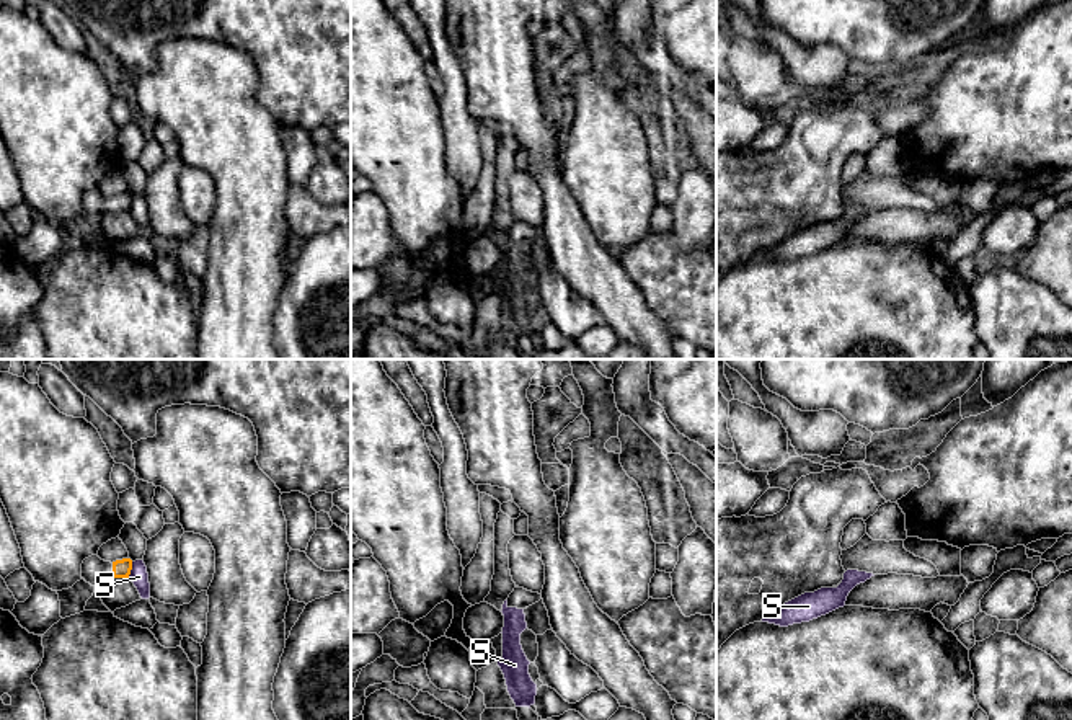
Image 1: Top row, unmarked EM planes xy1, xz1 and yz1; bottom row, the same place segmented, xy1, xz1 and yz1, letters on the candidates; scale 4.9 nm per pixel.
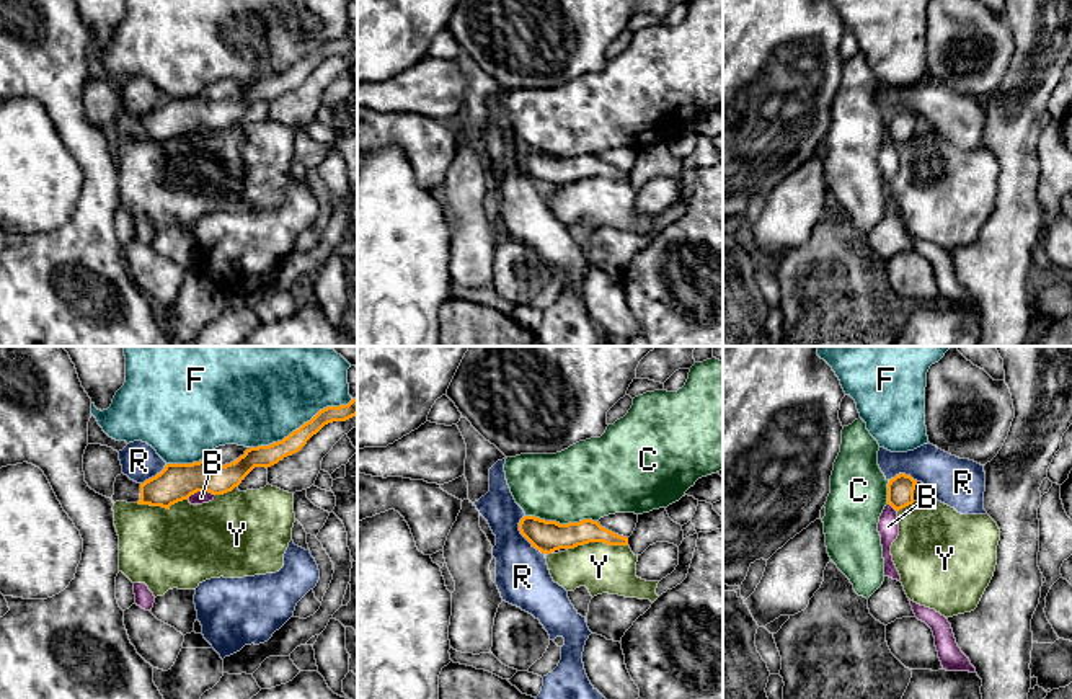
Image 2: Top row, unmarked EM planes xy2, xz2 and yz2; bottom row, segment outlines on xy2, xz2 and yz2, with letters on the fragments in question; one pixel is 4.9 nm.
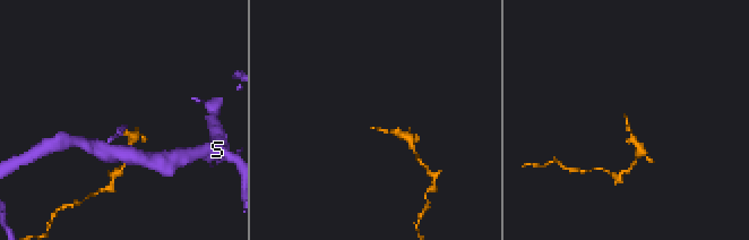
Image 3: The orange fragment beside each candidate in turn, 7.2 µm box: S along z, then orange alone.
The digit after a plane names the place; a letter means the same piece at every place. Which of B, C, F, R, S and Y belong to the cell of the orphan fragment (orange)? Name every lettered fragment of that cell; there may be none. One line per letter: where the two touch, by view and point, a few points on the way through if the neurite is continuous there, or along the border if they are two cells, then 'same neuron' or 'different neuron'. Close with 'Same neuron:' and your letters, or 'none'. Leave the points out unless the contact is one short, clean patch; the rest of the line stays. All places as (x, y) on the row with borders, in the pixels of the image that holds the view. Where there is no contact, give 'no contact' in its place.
B: xy2 (199, 490) | different neuron
C: xz2 (562, 525) | different neuron
F: xy2 (302, 425) | different neuron
R: xz2 (524, 536) | along xz2 (524, 515), (519, 531), (544, 554) | different neuron
S: xy1 (131, 568) | different neuron
Y: xz2 (598, 541) | different neuron
Same neuron: none

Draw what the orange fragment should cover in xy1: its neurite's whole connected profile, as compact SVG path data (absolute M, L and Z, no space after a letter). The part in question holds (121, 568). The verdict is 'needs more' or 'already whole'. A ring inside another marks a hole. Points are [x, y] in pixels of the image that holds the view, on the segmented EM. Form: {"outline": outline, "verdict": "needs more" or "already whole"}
{"outline": "M96 553L83 560L82 578L91 586L96 586L98 583L108 578L129 578L131 570L132 570L131 558L116 560L111 563L101 560Z", "verdict": "needs more"}

